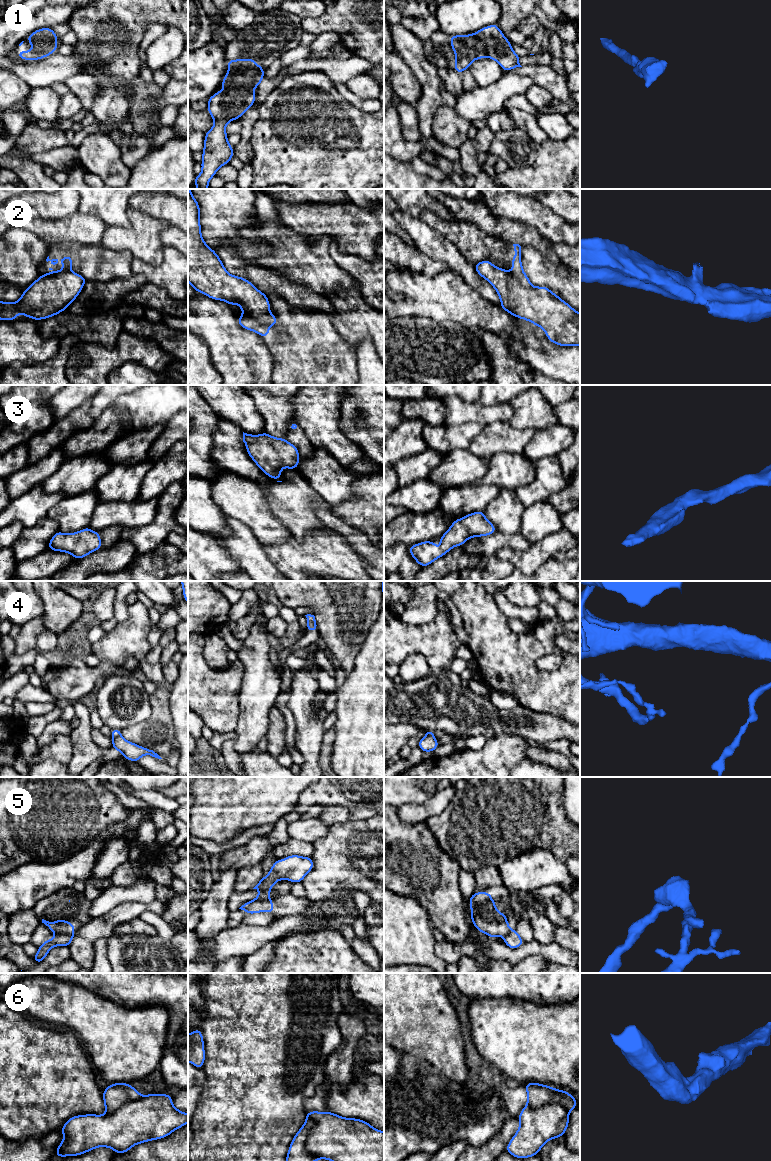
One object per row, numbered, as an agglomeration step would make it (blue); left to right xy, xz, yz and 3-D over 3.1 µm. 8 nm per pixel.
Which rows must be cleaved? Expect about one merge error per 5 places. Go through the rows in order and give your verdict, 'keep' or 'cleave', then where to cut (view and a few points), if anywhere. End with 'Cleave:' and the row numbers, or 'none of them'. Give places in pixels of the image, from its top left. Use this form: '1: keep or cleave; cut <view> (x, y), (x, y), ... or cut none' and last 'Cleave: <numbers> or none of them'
1: keep; cut none
2: keep; cut none
3: keep; cut none
4: cleave; cut xy (120, 735), (113, 739)
5: cleave; cut xy (74, 933), (57, 934)
6: cleave; cut xz (308, 1115), (313, 1127), (305, 1142), (305, 1149), (319, 1158)
Cleave: 4, 5, 6

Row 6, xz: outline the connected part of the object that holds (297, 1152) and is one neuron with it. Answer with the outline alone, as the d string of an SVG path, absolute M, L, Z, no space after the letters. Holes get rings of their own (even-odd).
M308 1116L303 1126L295 1134L288 1150L285 1161L317 1161L320 1158L306 1151L305 1142L309 1132L314 1126L313 1120Z

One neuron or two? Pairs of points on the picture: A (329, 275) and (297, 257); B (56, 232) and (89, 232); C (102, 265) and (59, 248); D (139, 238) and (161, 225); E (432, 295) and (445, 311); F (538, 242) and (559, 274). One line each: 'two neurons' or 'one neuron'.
A: one neuron
B: one neuron
C: one neuron
D: one neuron
E: one neuron
F: two neurons

